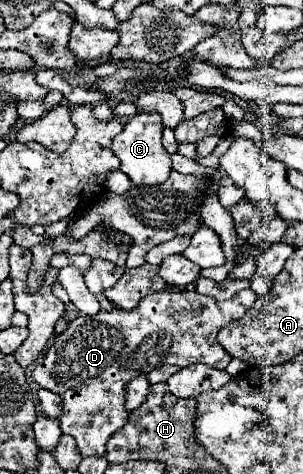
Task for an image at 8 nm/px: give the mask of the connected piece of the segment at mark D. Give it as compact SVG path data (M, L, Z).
M251 289L239 291L227 301L215 301L195 291L159 291L147 295L131 309L99 311L97 315L79 315L67 329L51 339L47 353L41 357L31 377L63 399L63 411L57 421L63 433L69 433L83 457L103 455L107 439L127 423L125 387L139 373L149 373L161 365L187 367L205 363L225 369L231 355L217 343L217 331L245 315L255 303Z

